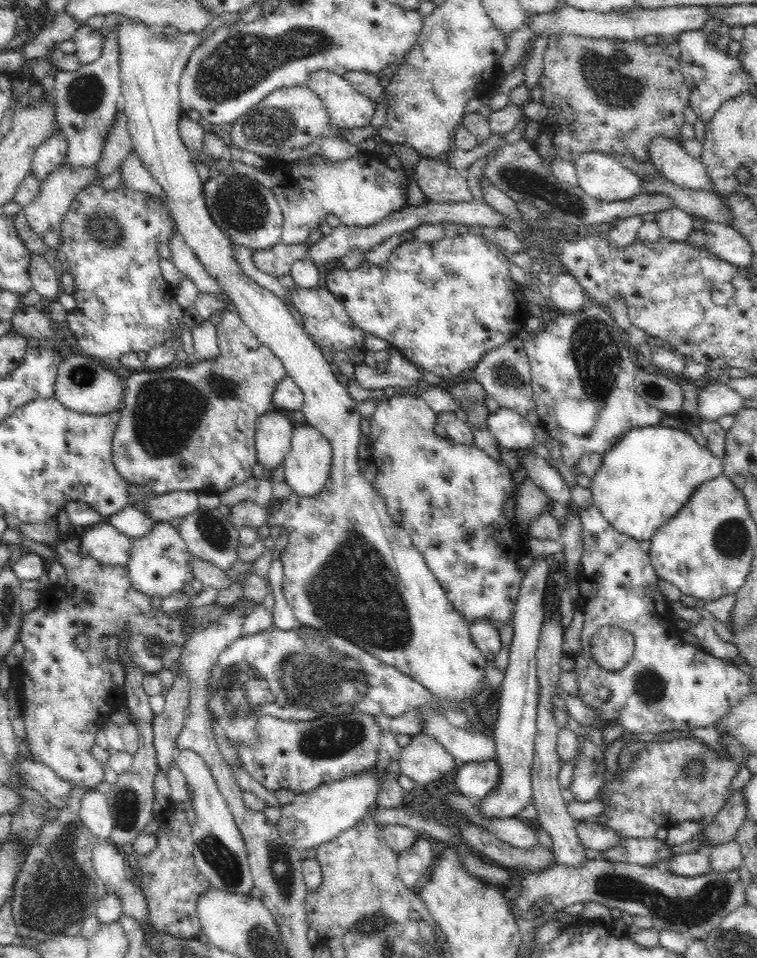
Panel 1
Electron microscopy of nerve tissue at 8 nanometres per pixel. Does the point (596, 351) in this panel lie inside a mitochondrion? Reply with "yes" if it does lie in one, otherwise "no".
yes

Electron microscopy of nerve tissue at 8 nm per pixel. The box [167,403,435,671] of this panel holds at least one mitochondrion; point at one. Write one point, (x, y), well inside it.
(354, 592)

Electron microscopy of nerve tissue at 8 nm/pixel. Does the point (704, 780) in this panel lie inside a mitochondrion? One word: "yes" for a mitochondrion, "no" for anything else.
no

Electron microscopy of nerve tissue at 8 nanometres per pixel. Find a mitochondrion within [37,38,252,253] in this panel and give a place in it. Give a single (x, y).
(86, 93)

